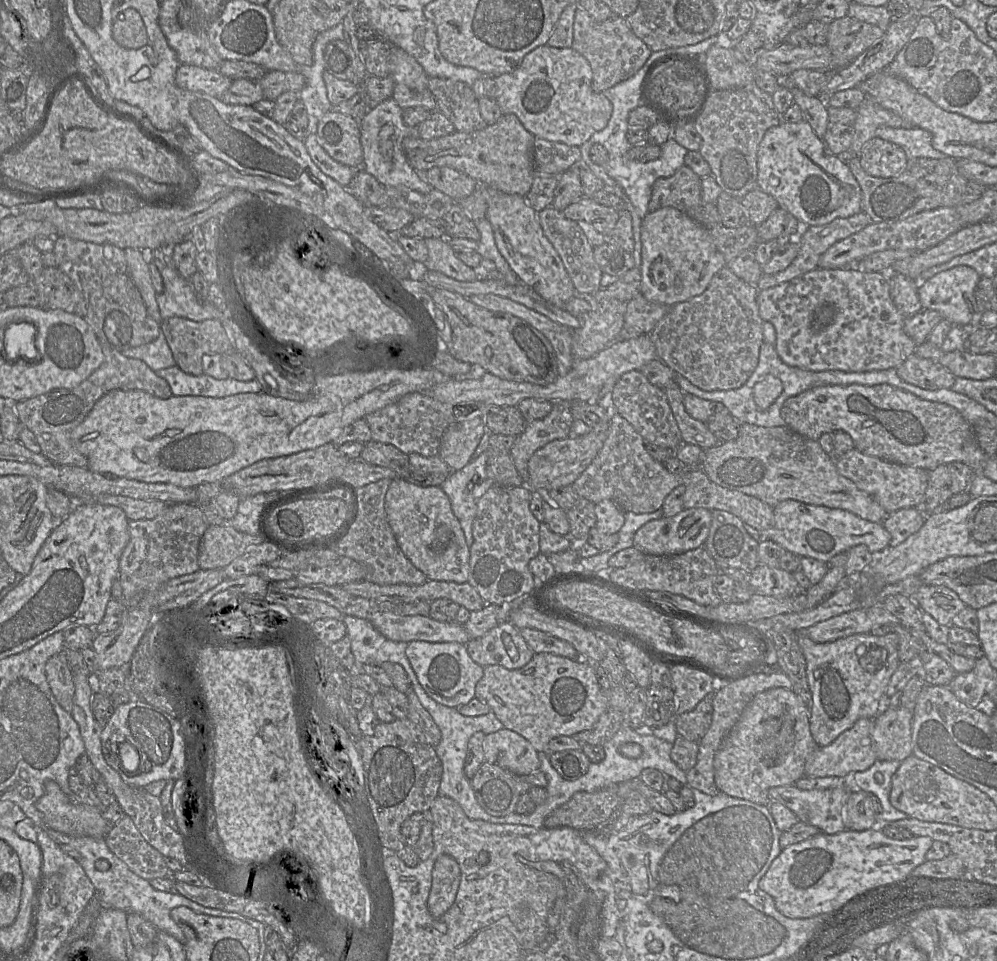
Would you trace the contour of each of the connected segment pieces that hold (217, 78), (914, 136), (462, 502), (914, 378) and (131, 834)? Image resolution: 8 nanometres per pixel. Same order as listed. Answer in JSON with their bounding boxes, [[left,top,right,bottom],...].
[[175,64,233,97],[875,127,947,159],[440,450,494,545],[896,354,956,391],[105,815,171,881]]

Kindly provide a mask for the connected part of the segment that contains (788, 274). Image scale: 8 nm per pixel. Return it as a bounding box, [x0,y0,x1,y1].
[756,210,871,290]

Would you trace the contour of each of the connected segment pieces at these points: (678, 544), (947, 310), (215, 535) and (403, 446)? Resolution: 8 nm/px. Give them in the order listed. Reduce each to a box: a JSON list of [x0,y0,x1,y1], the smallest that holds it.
[[633,508,712,556],[918,265,981,325],[198,523,263,569],[365,392,455,456]]

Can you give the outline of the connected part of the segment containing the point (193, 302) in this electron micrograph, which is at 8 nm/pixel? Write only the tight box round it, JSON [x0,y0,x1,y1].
[141,249,213,321]

